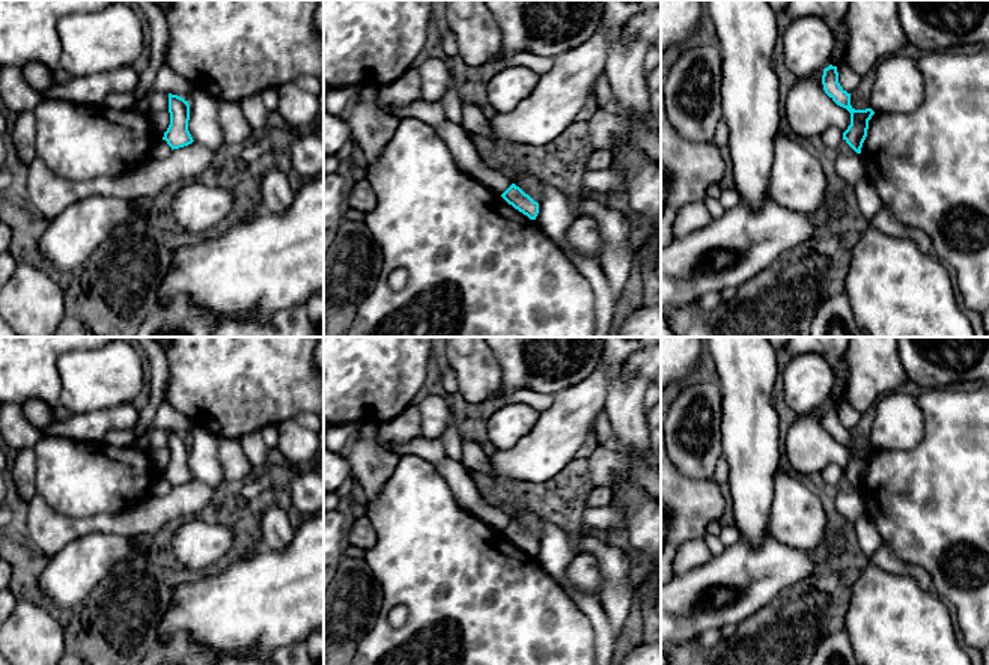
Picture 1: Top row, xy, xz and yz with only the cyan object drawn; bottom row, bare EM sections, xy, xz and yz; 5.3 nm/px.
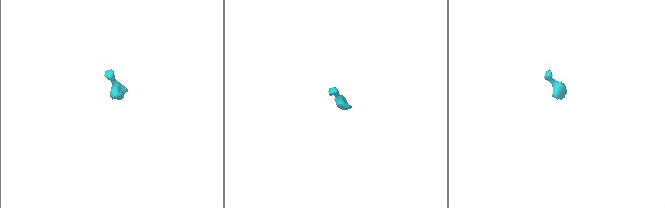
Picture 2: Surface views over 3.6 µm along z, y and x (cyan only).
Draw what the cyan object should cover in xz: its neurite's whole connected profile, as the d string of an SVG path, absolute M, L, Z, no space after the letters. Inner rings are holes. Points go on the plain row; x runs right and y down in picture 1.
M446 456L434 466L449 484L455 501L461 509L494 527L509 542L527 552L530 557L536 557L539 551L539 540L516 524L507 513L482 501L480 486L471 480L471 475L464 463Z

